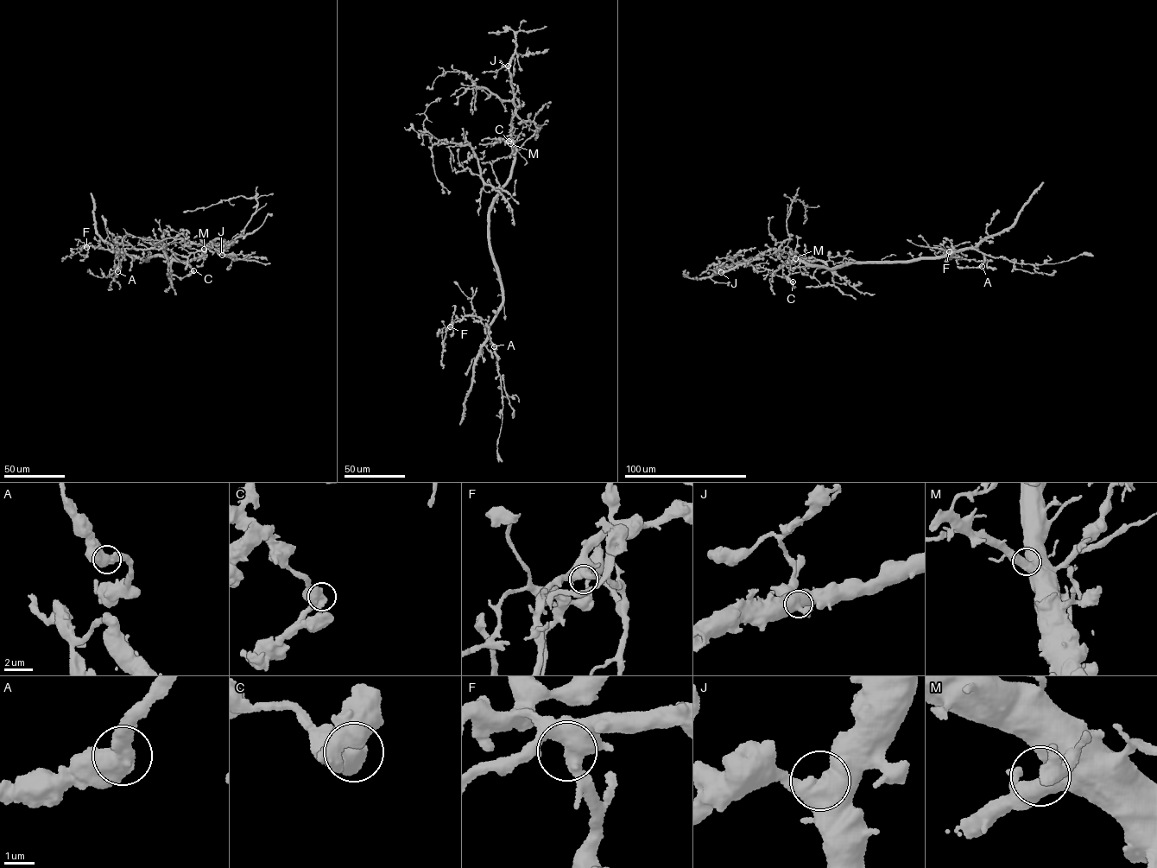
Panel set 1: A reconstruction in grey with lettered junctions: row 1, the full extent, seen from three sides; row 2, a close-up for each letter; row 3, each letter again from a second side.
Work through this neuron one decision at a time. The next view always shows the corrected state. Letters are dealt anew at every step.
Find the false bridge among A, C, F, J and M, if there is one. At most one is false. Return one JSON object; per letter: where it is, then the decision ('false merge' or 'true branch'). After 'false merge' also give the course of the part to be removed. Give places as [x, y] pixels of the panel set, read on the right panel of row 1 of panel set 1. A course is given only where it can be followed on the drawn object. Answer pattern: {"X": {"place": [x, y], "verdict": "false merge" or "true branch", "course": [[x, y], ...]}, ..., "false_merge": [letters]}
{"A": {"place": [982, 266], "verdict": "true branch"}, "C": {"place": [793, 281], "verdict": "true branch"}, "F": {"place": [949, 251], "verdict": "true branch"}, "J": {"place": [721, 272], "verdict": "true branch"}, "M": {"place": [795, 258], "verdict": "true branch"}, "false_merge": []}

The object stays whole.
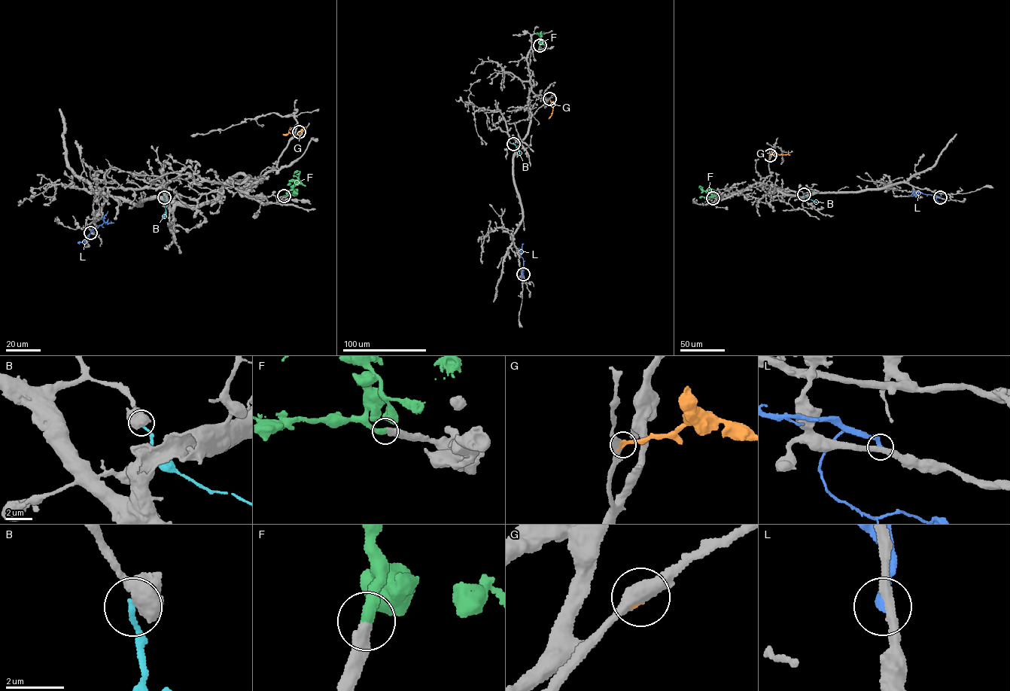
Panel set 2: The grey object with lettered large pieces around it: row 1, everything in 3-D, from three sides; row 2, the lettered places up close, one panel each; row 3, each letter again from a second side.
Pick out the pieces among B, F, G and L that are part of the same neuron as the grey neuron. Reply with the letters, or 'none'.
F, G

